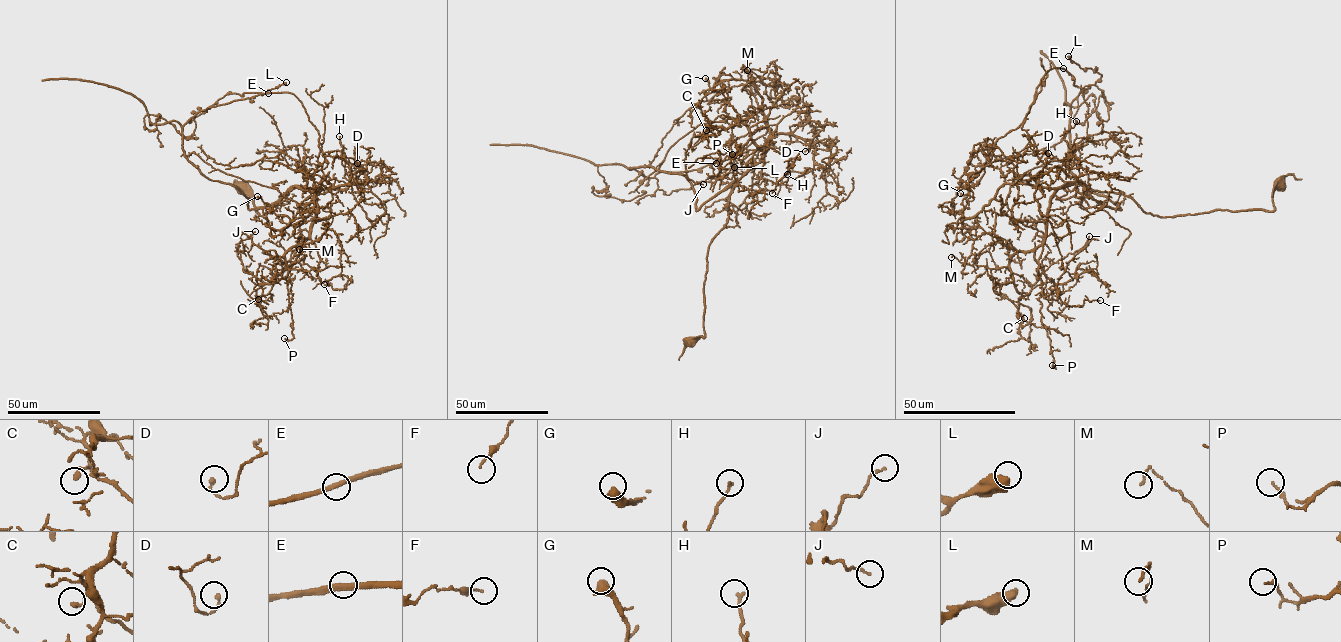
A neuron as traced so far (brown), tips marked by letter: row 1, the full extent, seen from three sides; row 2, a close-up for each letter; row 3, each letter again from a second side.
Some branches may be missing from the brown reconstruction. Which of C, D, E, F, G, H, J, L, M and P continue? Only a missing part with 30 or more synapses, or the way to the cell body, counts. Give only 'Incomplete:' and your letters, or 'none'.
Incomplete: none

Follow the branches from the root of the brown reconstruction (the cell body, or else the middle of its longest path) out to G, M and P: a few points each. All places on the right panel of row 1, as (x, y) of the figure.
G: (1278, 184), (1272, 211), (1159, 216), (1123, 194), (1078, 183), (1005, 183), (962, 223), (973, 198), (960, 193)
M: (1278, 184), (1272, 211), (1159, 216), (1123, 194), (1066, 183), (1036, 247), (996, 241), (971, 265), (951, 257)
P: (1278, 184), (1272, 211), (1172, 216), (1117, 193), (1059, 188), (1034, 255), (1046, 278), (1038, 300), (1052, 365)

